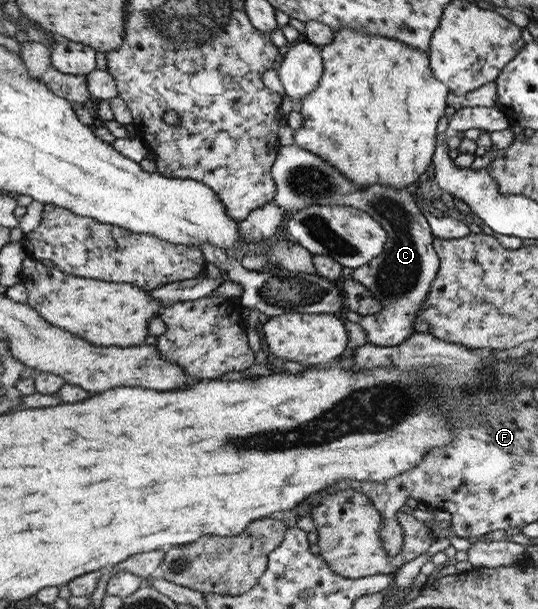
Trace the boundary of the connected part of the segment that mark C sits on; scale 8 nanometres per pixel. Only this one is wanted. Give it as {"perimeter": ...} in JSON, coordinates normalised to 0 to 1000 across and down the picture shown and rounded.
{"perimeter":[[[556,238],[524,240],[507,289],[517,307],[509,335],[532,350],[545,351],[582,335],[626,335],[673,345],[710,366],[719,381],[716,407],[686,432],[658,442],[654,456],[690,476],[714,507],[673,519],[667,532],[678,540],[684,562],[697,568],[734,568],[775,547],[764,532],[777,524],[777,509],[796,488],[820,435],[807,409],[803,353],[810,345],[771,325],[768,310],[758,307],[736,310],[706,302],[669,307],[615,268]]]}

